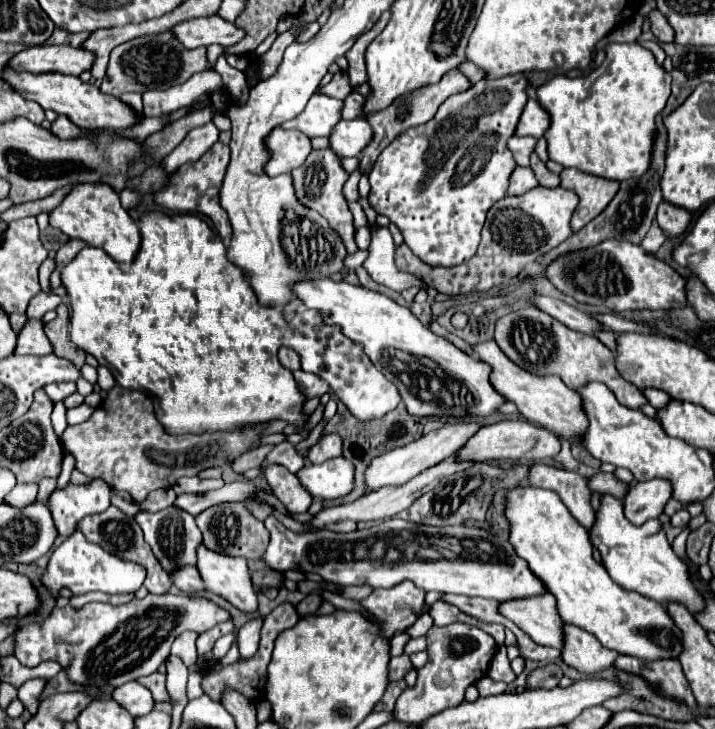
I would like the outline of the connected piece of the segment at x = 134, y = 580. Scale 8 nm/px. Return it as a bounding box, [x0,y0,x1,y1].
[40,530,146,598]

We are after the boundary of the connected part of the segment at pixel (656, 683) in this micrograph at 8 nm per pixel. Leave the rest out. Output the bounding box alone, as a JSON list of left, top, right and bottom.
[614,654,696,706]

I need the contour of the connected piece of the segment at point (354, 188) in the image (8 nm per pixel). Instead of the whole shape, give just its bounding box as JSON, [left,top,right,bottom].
[344,168,360,202]

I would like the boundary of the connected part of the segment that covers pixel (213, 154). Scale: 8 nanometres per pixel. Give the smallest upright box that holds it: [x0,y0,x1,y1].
[154,142,232,244]

